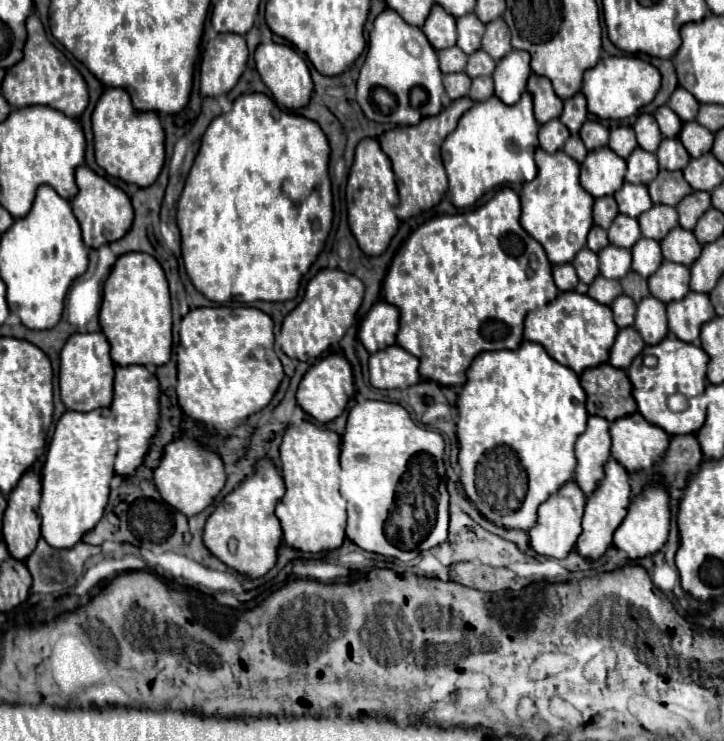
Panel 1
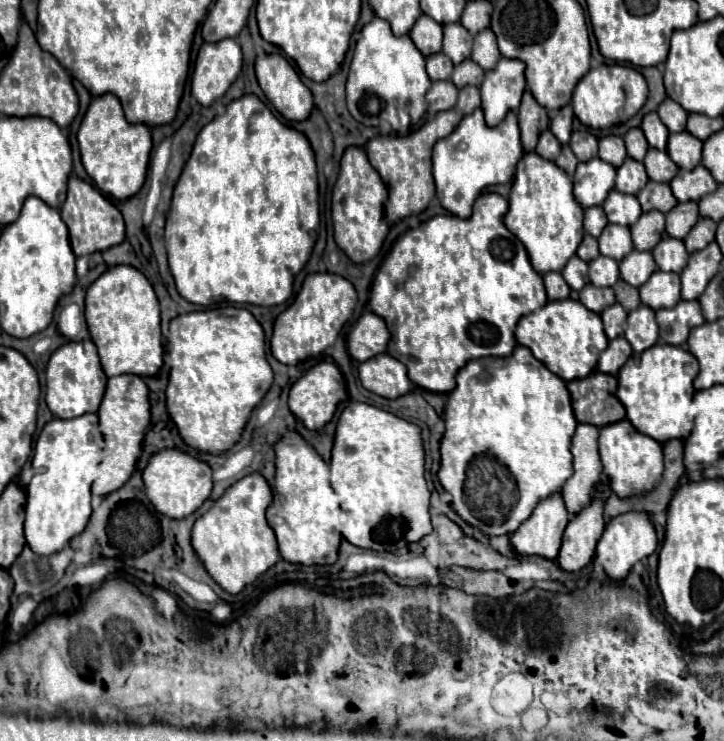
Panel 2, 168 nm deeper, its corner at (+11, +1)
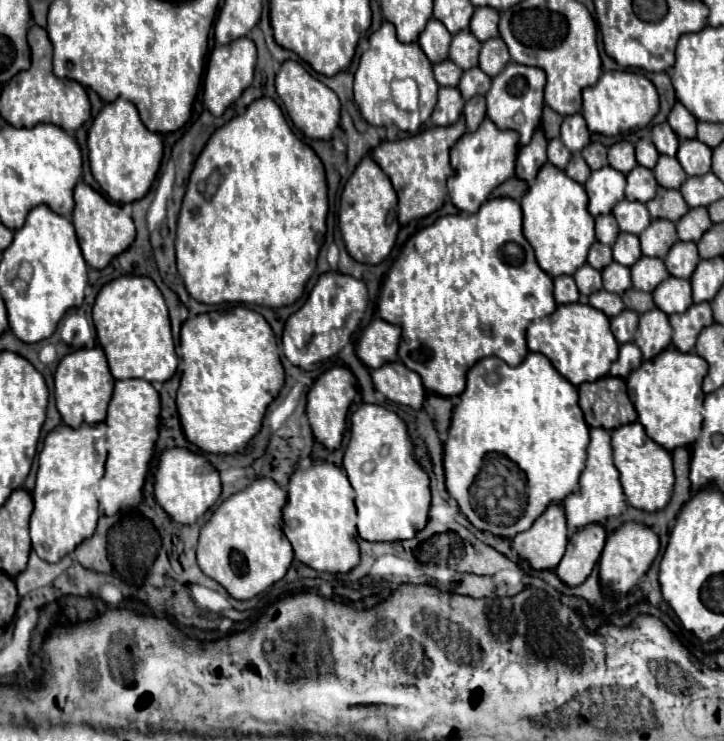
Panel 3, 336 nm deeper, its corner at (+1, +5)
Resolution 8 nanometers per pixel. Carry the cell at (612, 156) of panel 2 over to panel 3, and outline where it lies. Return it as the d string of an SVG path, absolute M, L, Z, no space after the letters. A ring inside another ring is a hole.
M619 141L609 147L609 165L621 173L629 173L637 161L635 161L635 147L629 141Z

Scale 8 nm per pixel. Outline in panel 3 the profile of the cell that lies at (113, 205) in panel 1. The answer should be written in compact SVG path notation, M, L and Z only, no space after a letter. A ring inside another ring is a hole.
M79 181L75 187L75 209L71 221L77 229L77 237L85 261L89 267L95 269L103 269L115 255L123 253L135 239L135 225L131 215L127 215L119 203L109 201L105 195L89 187L85 181Z

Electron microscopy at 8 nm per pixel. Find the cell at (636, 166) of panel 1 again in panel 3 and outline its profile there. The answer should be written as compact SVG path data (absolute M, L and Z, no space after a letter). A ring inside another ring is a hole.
M637 165L631 173L627 173L627 189L625 189L625 197L629 201L643 201L647 203L649 199L655 197L655 189L657 189L657 181L651 169Z

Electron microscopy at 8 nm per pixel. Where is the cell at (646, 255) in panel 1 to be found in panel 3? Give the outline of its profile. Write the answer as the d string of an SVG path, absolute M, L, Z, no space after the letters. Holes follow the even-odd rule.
M641 257L631 265L633 287L639 291L653 291L661 281L669 277L663 259L659 257Z

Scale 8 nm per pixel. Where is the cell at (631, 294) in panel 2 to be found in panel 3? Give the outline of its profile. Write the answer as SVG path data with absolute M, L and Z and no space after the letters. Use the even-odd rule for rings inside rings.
M633 287L627 289L627 293L623 293L623 303L627 309L633 309L637 313L645 313L645 311L651 311L655 307L651 293L643 293L643 291L637 291Z

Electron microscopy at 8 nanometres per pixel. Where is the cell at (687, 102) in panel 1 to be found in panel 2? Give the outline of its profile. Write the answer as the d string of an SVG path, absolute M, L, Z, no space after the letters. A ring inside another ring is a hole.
M665 99L659 109L657 109L661 121L665 123L665 127L671 131L671 133L679 133L679 131L685 131L685 123L687 123L687 113L685 109L681 109L681 105L677 105L673 99Z

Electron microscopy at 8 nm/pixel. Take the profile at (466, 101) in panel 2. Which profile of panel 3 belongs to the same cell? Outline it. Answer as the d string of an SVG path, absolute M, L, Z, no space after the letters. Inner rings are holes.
M477 95L473 99L469 99L465 103L465 111L463 111L465 119L467 119L467 129L475 131L479 127L479 123L485 119L485 97Z

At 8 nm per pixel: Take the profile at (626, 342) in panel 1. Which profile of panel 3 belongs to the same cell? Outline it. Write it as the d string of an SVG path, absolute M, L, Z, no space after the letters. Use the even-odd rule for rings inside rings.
M627 343L619 347L619 357L617 361L611 365L611 375L613 377L627 377L631 371L635 371L643 361L643 355L639 351L639 347L635 343Z

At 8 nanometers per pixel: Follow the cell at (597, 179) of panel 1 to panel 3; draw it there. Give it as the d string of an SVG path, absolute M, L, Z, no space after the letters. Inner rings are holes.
M605 165L597 171L591 171L591 177L585 183L589 195L589 213L593 217L611 213L613 205L625 199L625 175L611 165Z

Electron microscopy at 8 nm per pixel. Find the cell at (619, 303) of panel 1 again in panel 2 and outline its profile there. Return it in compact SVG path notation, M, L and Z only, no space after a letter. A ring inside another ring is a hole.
M615 303L611 305L609 309L605 309L605 313L601 313L601 321L605 325L605 335L607 339L615 339L615 337L621 337L623 331L625 331L625 321L627 321L627 311Z

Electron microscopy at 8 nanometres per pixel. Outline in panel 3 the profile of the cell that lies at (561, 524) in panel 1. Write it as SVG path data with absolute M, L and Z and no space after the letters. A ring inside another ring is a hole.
M551 503L545 513L533 523L533 527L529 531L523 531L519 533L517 537L513 537L511 541L511 547L531 563L533 569L555 569L565 553L565 547L567 547L567 517L565 517L565 511L561 507L561 503Z

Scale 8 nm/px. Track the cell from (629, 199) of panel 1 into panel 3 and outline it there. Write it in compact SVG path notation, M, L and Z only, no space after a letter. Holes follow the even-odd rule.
M623 199L613 207L613 215L619 223L619 229L625 233L633 233L633 235L639 235L651 223L647 207L641 201Z

